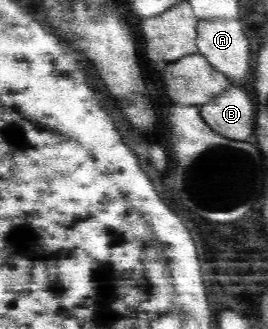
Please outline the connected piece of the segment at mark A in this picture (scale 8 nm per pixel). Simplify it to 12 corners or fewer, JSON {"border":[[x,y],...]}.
{"border":[[203,19],[199,54],[229,79],[249,75],[239,19]]}

